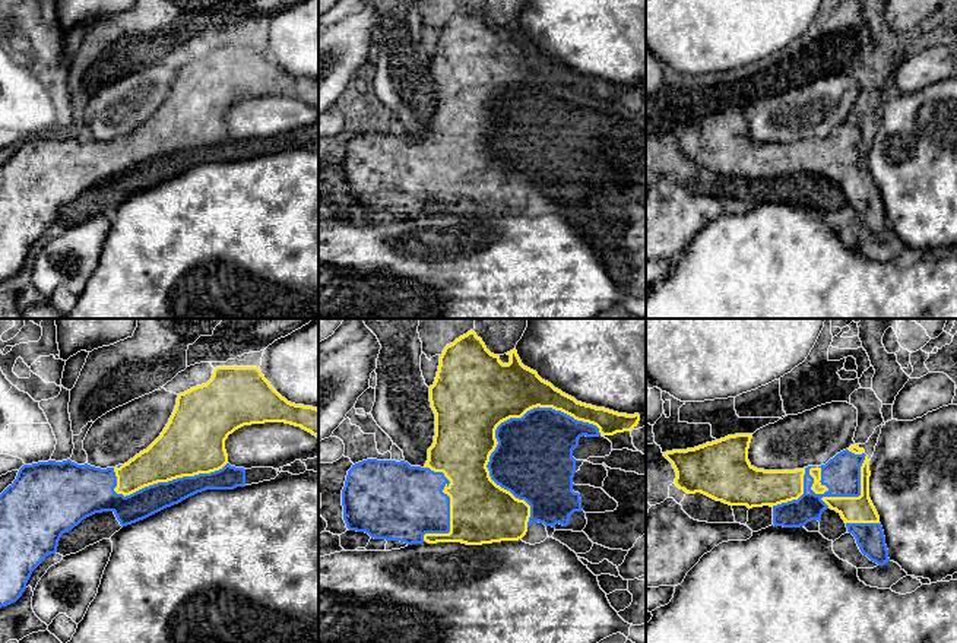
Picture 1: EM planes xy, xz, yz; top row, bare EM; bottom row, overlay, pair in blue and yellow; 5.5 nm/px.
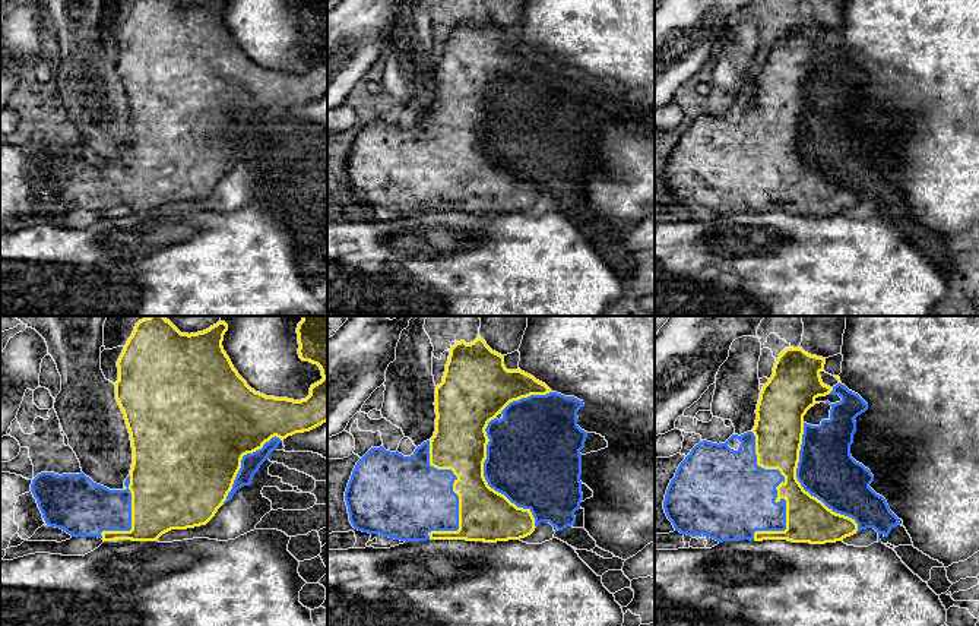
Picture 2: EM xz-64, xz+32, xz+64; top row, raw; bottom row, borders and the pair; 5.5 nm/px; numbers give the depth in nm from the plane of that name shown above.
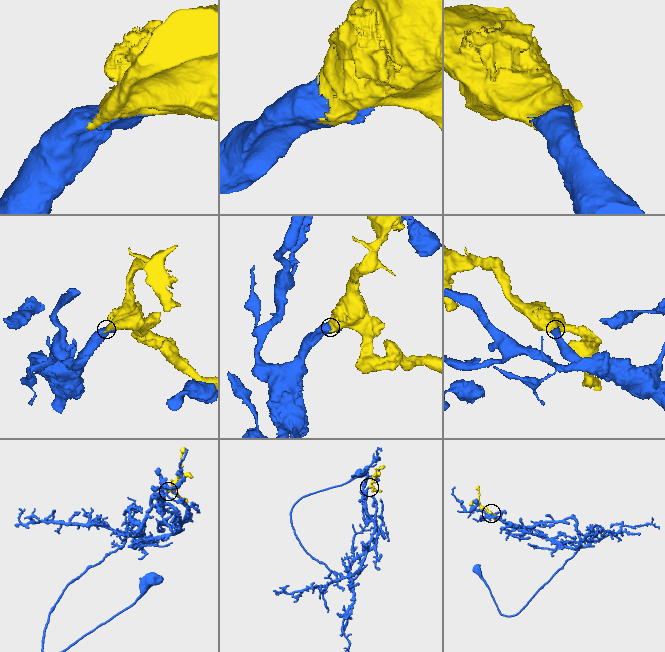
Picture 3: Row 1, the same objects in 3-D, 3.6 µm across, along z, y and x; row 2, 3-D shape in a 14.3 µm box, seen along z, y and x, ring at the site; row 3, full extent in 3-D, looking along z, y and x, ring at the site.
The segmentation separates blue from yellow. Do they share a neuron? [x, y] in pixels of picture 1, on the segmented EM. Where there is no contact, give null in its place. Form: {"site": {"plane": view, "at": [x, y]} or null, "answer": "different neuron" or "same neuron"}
{"site": {"plane": "xz", "at": [496, 433]}, "answer": "same neuron"}

